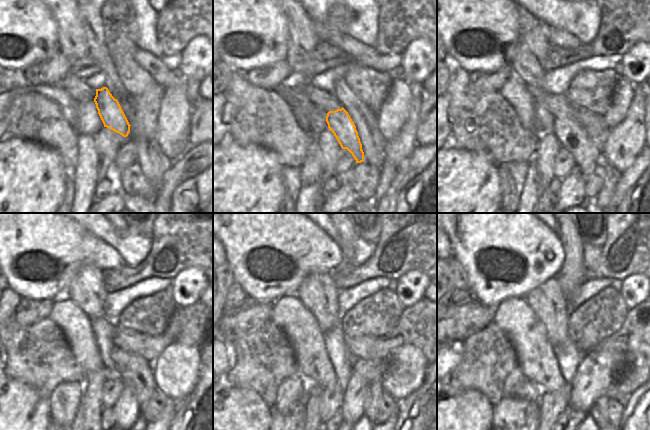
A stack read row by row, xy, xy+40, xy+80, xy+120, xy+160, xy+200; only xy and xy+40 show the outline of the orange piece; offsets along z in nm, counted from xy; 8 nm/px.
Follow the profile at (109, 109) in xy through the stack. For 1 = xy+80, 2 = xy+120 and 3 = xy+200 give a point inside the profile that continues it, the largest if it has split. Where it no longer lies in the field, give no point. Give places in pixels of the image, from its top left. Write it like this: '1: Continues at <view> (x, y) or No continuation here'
1: Continues at xy+80 (572, 137)
2: Continues at xy+120 (137, 373)
3: Continues at xy+200 (599, 412)

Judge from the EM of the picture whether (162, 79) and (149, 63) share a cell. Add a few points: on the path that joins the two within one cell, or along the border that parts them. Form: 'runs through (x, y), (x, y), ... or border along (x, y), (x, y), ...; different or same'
runs through (159, 75), (151, 67); same

